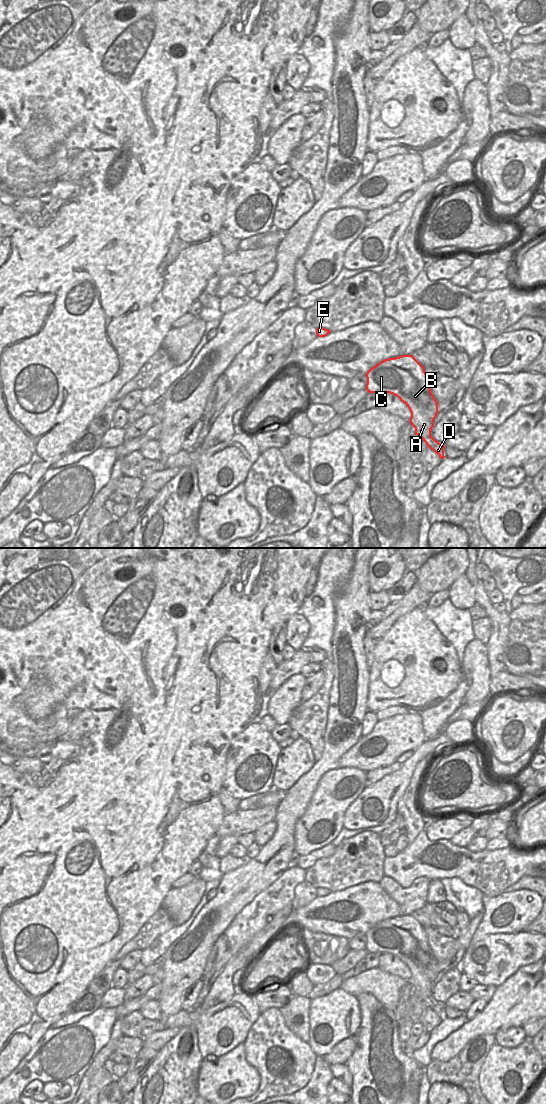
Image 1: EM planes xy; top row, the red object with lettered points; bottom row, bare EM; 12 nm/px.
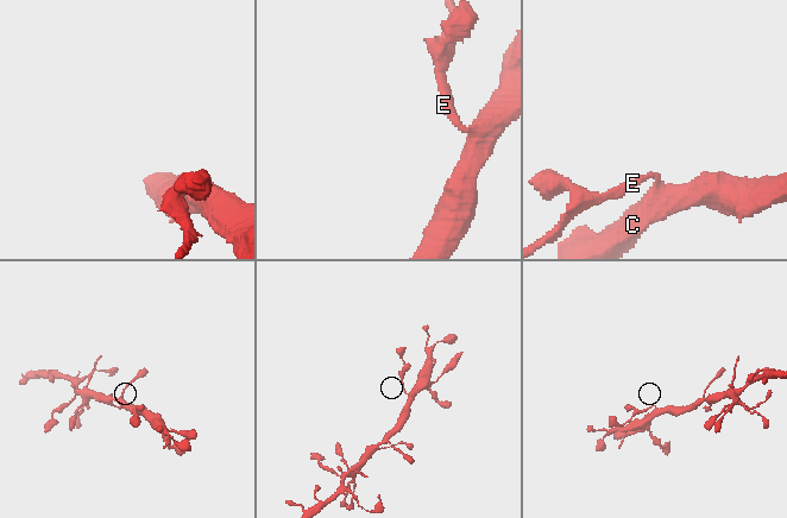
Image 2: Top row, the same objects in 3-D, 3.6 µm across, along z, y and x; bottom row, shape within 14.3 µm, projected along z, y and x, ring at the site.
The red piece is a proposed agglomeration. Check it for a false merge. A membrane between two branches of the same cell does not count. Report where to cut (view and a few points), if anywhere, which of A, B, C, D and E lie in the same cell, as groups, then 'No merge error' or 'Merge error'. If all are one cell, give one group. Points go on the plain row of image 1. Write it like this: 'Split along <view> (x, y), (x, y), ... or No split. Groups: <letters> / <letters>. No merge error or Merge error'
No split. Groups: A B C D E. No merge error.

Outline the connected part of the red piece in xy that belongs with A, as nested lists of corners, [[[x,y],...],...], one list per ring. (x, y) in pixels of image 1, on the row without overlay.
[[[401,915],[379,922],[365,936],[368,953],[390,953],[407,965],[415,995],[420,996],[427,1007],[444,1019],[444,1004],[431,996],[438,974],[438,962],[428,945],[424,927],[412,915]]]

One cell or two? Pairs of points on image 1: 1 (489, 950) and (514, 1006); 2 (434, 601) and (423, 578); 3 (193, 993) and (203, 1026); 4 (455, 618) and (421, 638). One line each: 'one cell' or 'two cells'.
1: two cells
2: two cells
3: two cells
4: two cells

